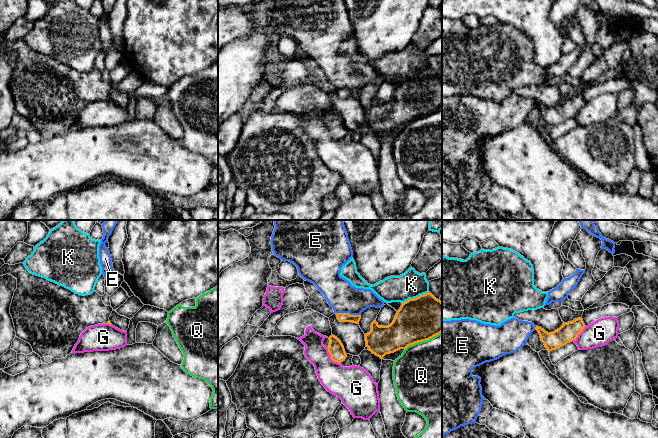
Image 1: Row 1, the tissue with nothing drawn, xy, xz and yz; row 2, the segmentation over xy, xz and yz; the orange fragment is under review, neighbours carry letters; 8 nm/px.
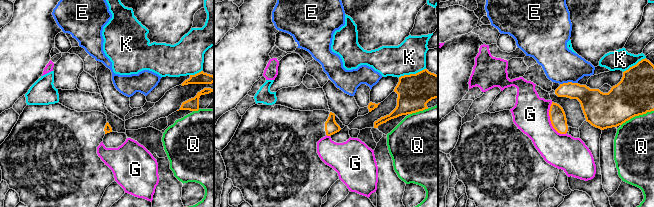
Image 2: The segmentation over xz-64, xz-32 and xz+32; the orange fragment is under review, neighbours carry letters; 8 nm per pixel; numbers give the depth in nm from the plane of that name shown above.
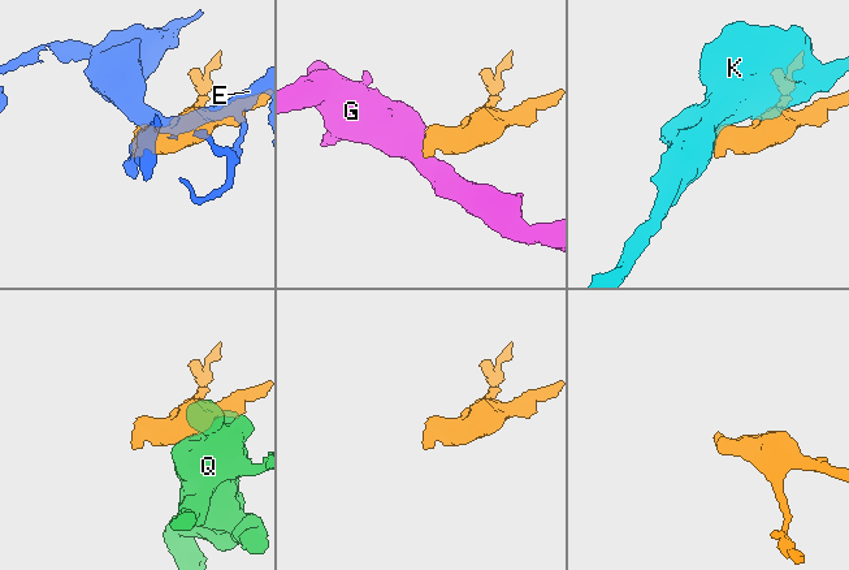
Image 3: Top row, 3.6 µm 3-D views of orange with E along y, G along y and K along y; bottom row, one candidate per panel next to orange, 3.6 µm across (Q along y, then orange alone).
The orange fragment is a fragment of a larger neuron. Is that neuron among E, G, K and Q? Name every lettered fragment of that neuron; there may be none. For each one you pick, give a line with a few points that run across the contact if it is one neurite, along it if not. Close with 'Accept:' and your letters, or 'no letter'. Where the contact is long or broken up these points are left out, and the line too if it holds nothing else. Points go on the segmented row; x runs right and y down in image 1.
Accept: no letter

